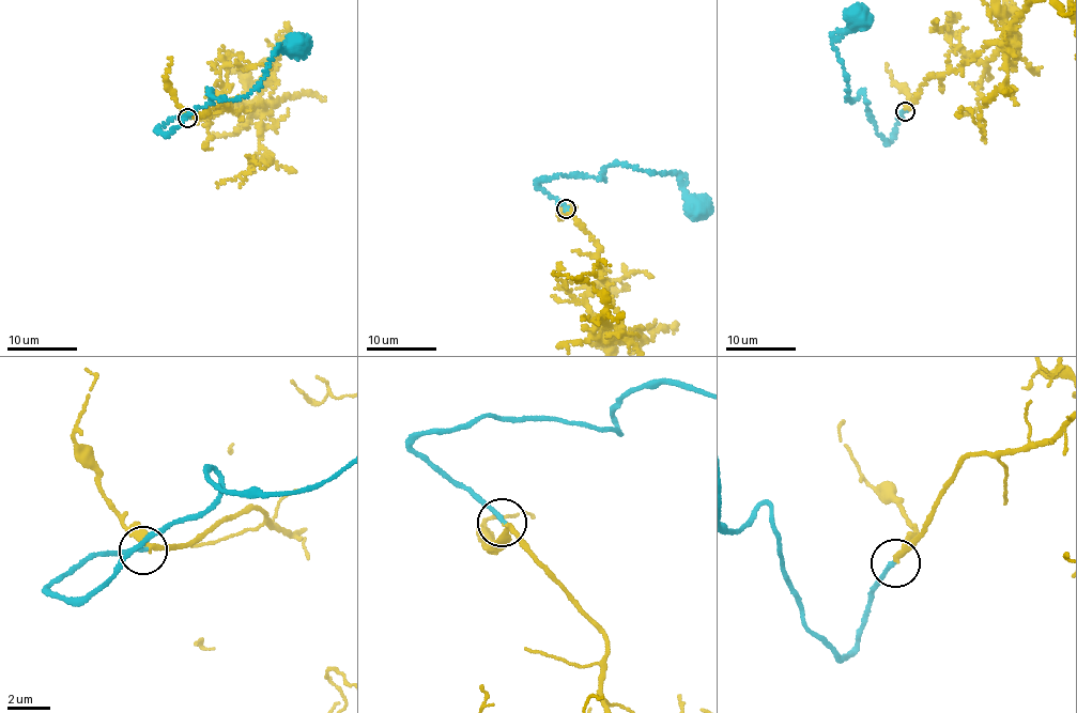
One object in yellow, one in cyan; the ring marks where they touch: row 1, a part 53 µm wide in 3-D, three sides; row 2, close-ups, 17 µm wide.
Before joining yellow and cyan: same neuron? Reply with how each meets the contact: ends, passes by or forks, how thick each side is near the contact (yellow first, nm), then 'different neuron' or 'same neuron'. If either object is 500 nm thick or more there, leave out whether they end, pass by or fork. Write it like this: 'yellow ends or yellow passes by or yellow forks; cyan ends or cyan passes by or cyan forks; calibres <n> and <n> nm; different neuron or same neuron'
yellow passes by; cyan ends; calibres 200 and 220 nm; same neuron

